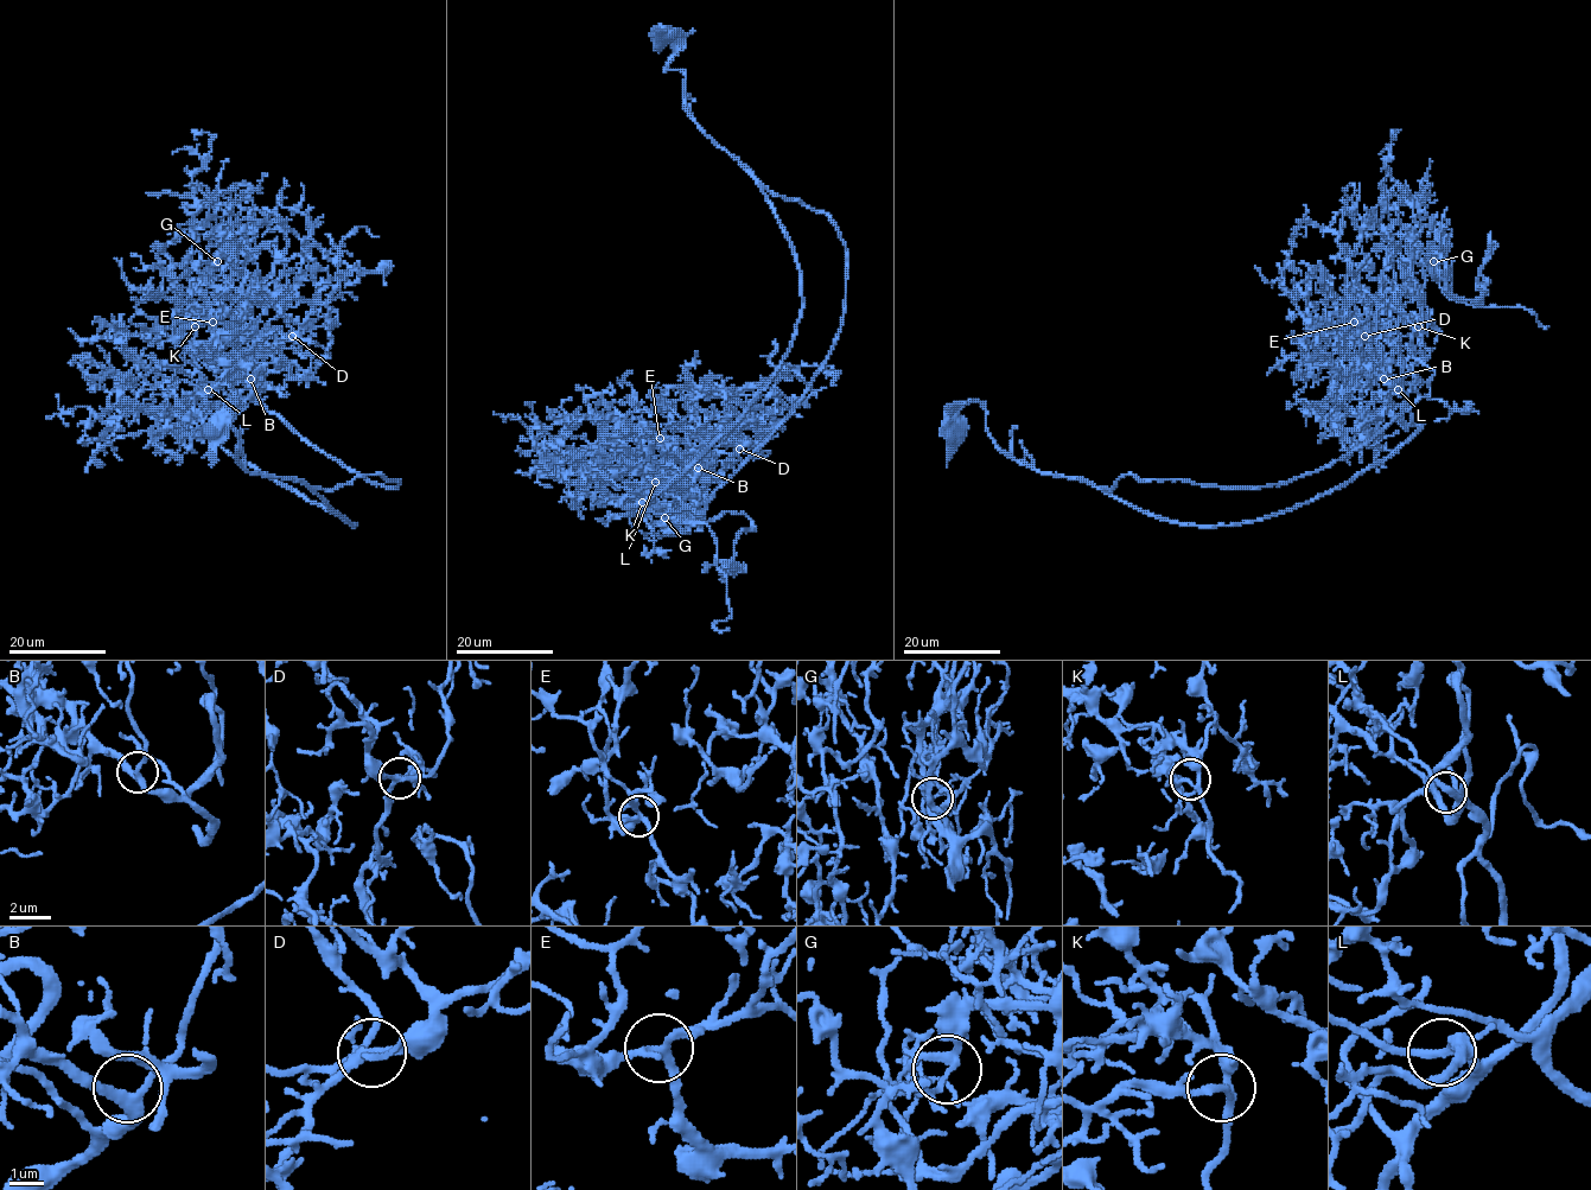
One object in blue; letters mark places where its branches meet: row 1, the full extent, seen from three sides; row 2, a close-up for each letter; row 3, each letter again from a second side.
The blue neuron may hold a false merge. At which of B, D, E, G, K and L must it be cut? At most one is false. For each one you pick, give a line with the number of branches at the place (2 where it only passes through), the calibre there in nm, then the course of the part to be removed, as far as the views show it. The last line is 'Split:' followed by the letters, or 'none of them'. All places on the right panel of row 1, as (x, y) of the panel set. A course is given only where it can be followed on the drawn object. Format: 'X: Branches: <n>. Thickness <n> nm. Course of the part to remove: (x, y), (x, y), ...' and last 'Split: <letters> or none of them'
G: Branches: 3. Thickness 140 nm. Course of the part to remove: (1434, 261), (1437, 279), (1430, 256), (1445, 262), (1451, 294), (1478, 303), (1476, 278), (1491, 231)
Split: G

